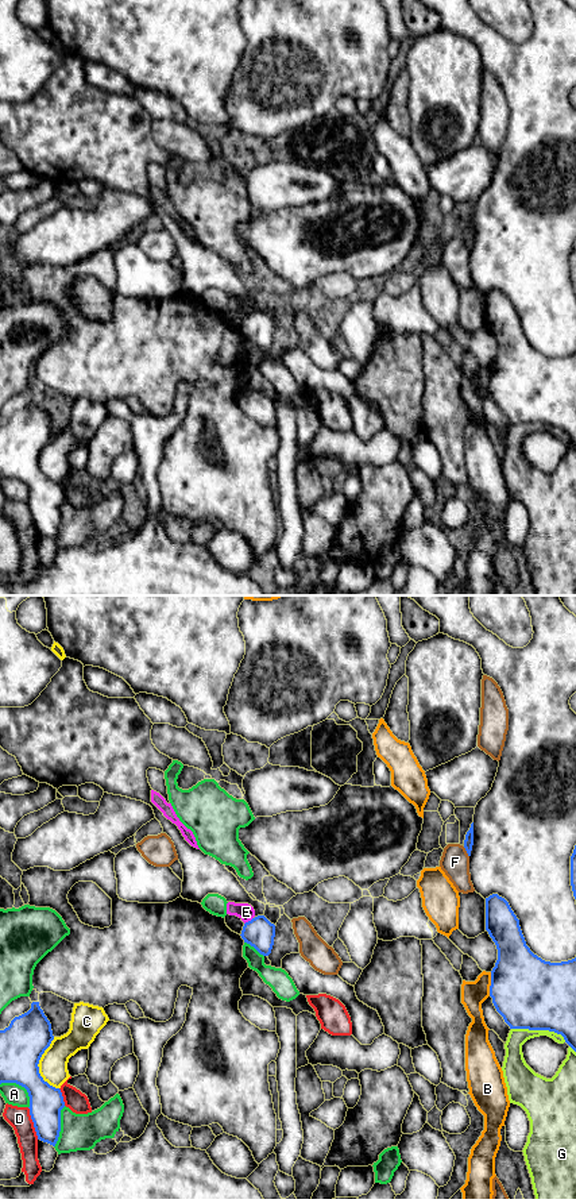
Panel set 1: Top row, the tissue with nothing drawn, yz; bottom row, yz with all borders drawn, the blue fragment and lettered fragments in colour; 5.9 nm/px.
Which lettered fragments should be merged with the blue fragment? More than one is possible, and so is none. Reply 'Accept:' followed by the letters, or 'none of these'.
Accept: none of these

